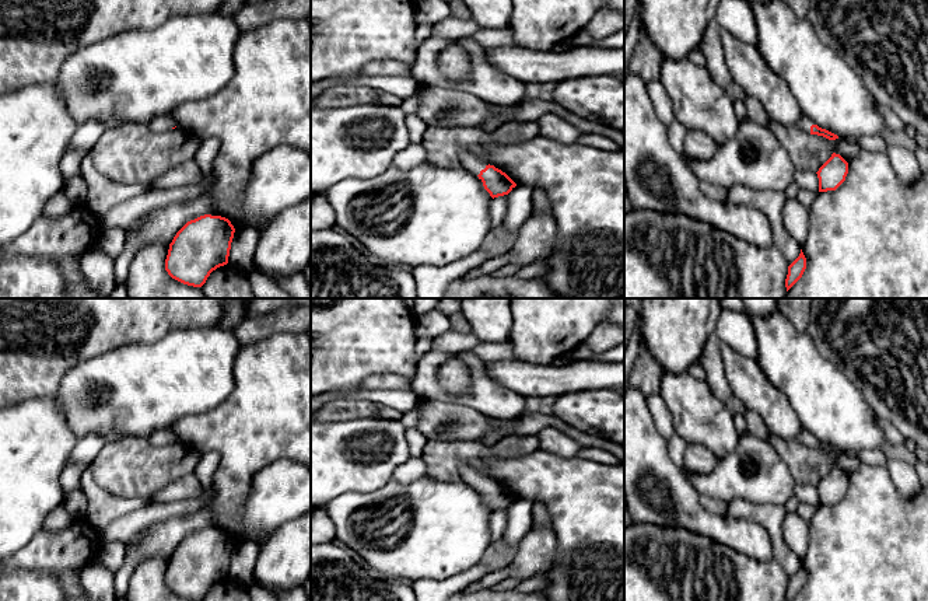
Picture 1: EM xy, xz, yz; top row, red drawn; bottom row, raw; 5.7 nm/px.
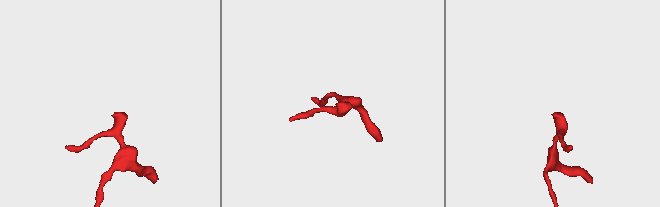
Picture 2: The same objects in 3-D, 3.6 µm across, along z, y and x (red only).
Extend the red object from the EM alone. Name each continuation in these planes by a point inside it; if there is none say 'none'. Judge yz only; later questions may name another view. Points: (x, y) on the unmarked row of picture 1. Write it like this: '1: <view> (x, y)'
1: yz (805, 437)

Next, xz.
1: xz (472, 477)

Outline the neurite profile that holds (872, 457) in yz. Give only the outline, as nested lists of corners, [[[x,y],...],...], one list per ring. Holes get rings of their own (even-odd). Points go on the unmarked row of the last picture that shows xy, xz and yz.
[[[883,450],[845,451],[845,454],[857,458],[862,464],[873,467],[887,467],[887,455]]]

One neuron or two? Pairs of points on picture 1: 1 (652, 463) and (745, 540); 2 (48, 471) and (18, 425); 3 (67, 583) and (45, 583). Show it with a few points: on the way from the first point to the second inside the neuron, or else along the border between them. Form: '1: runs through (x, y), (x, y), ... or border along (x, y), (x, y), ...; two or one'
1: runs through (672, 486), (710, 526), (720, 528); one
2: runs through (37, 460), (24, 447), (23, 436); one
3: border along (28, 570), (49, 570), (60, 586); two

